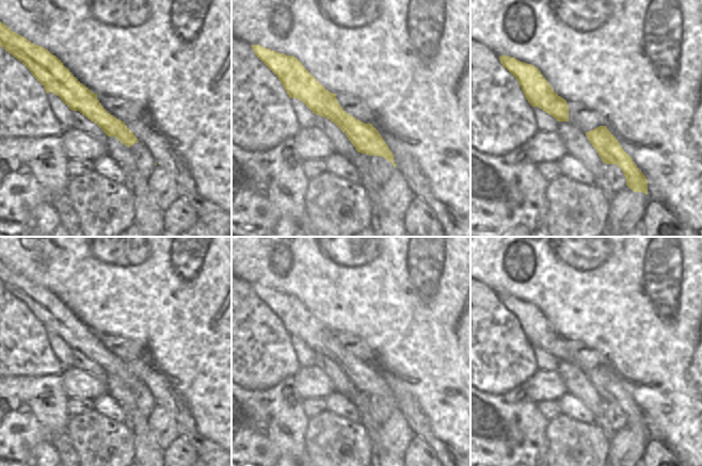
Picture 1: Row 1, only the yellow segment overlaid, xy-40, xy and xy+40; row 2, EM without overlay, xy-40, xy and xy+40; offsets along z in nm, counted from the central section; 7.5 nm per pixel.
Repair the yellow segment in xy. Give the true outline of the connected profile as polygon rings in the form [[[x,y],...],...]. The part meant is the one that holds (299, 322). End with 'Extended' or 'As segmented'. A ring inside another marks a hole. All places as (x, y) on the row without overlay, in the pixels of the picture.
[[[252,284],[252,287],[257,296],[278,317],[290,337],[301,339],[316,354],[333,360],[347,374],[358,391],[380,395],[396,406],[393,391],[372,363],[365,363],[344,350],[336,338],[336,333],[329,331],[297,296],[267,288],[260,284]]]. As segmented

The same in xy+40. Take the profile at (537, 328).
[[[508,294],[499,295],[502,305],[517,319],[531,346],[538,346],[558,360],[569,360],[569,344],[533,304]]]. As segmented

